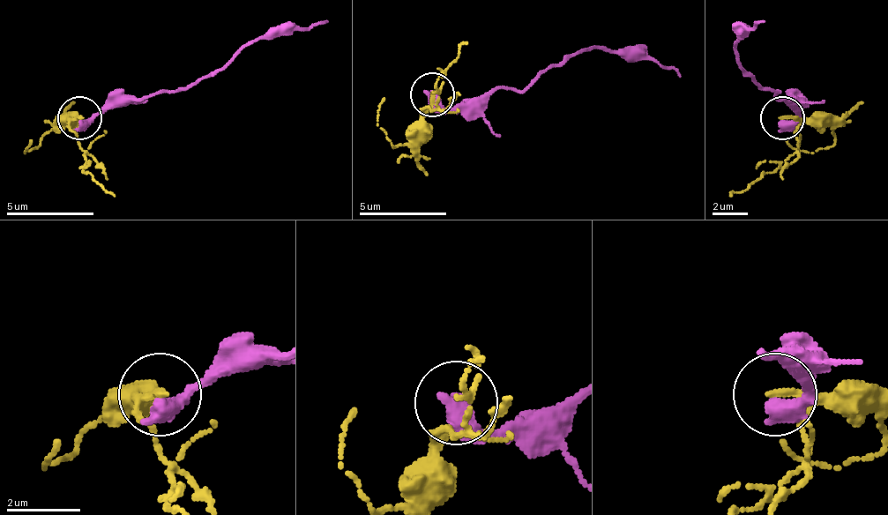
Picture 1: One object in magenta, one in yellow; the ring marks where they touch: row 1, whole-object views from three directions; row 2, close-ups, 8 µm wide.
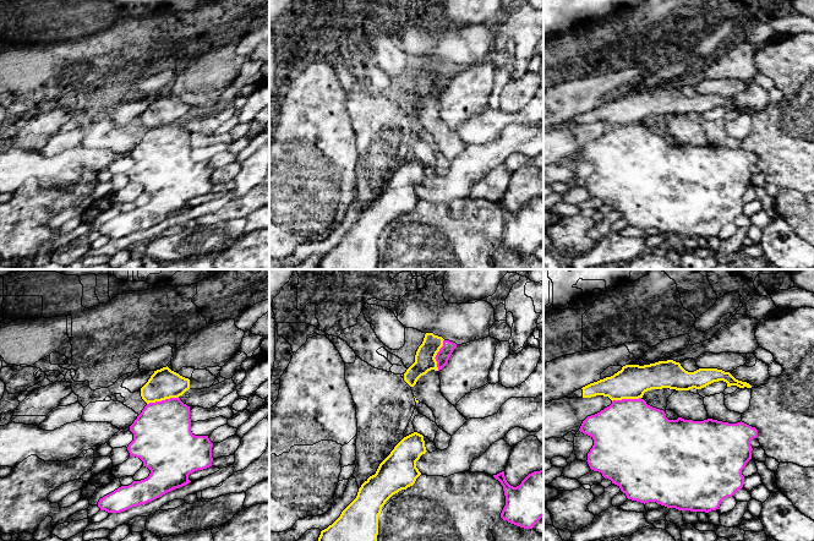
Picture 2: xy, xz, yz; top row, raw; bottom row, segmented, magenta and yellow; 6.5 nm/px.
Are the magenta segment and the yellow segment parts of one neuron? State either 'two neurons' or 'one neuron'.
two neurons

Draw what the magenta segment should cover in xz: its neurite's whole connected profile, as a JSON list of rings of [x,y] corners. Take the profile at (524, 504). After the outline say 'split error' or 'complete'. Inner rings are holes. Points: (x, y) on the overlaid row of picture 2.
[[[543,470],[529,474],[519,486],[510,486],[504,471],[493,475],[503,486],[506,506],[501,518],[524,529],[532,529],[543,517]]]; complete

